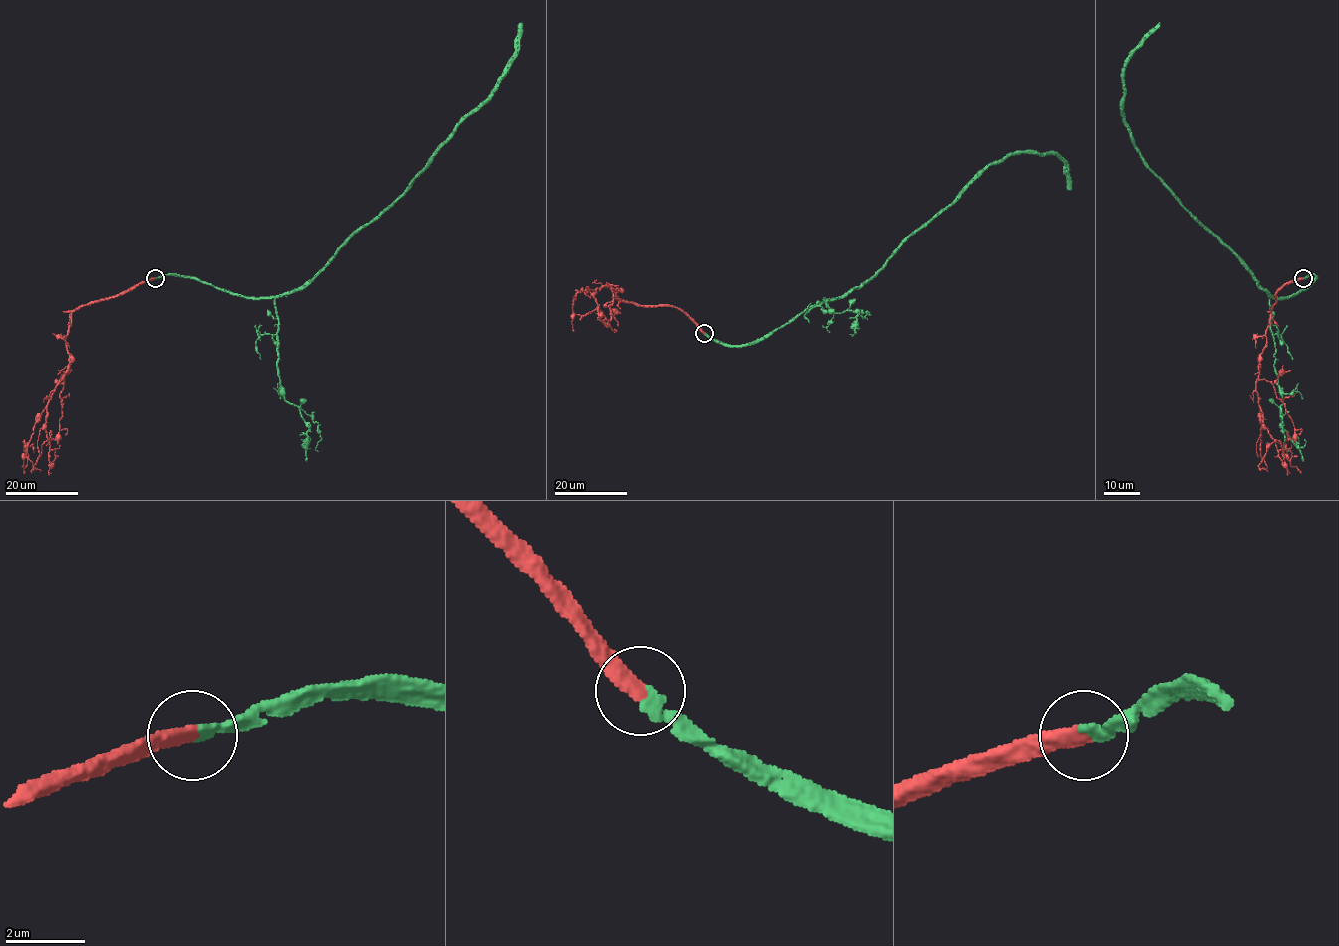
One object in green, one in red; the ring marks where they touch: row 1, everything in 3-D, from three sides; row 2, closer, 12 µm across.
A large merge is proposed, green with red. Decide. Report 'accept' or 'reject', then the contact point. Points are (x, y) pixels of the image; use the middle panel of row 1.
accept | (704, 333)

